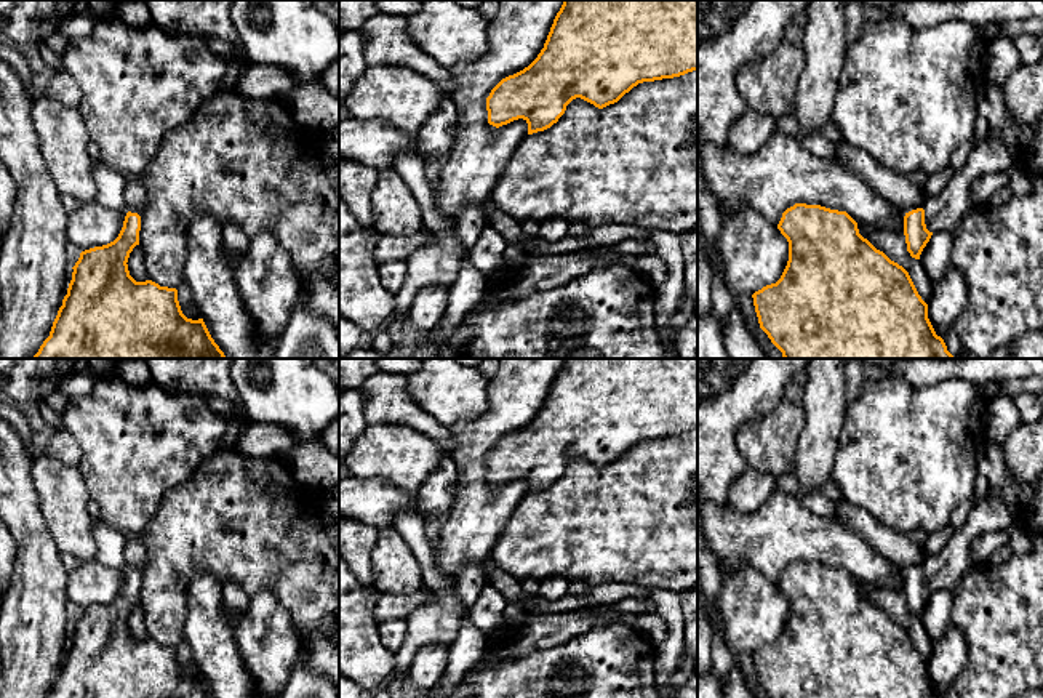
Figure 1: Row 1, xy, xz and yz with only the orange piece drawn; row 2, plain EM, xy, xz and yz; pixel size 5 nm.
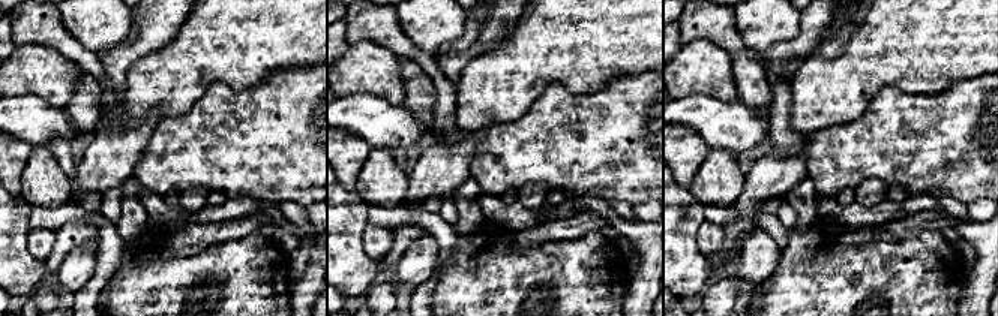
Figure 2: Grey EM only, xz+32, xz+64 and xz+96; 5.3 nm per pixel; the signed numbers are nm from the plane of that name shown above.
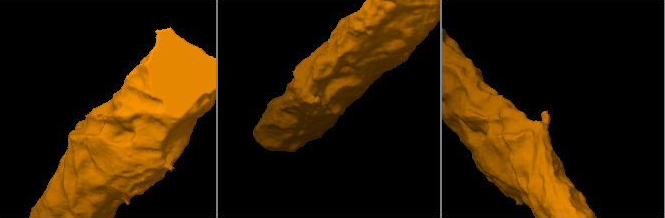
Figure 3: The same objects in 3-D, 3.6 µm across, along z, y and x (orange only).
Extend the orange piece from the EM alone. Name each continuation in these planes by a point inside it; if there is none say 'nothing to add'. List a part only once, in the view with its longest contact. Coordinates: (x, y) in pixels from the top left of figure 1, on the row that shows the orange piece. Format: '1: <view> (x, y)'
1: yz (946, 210)

